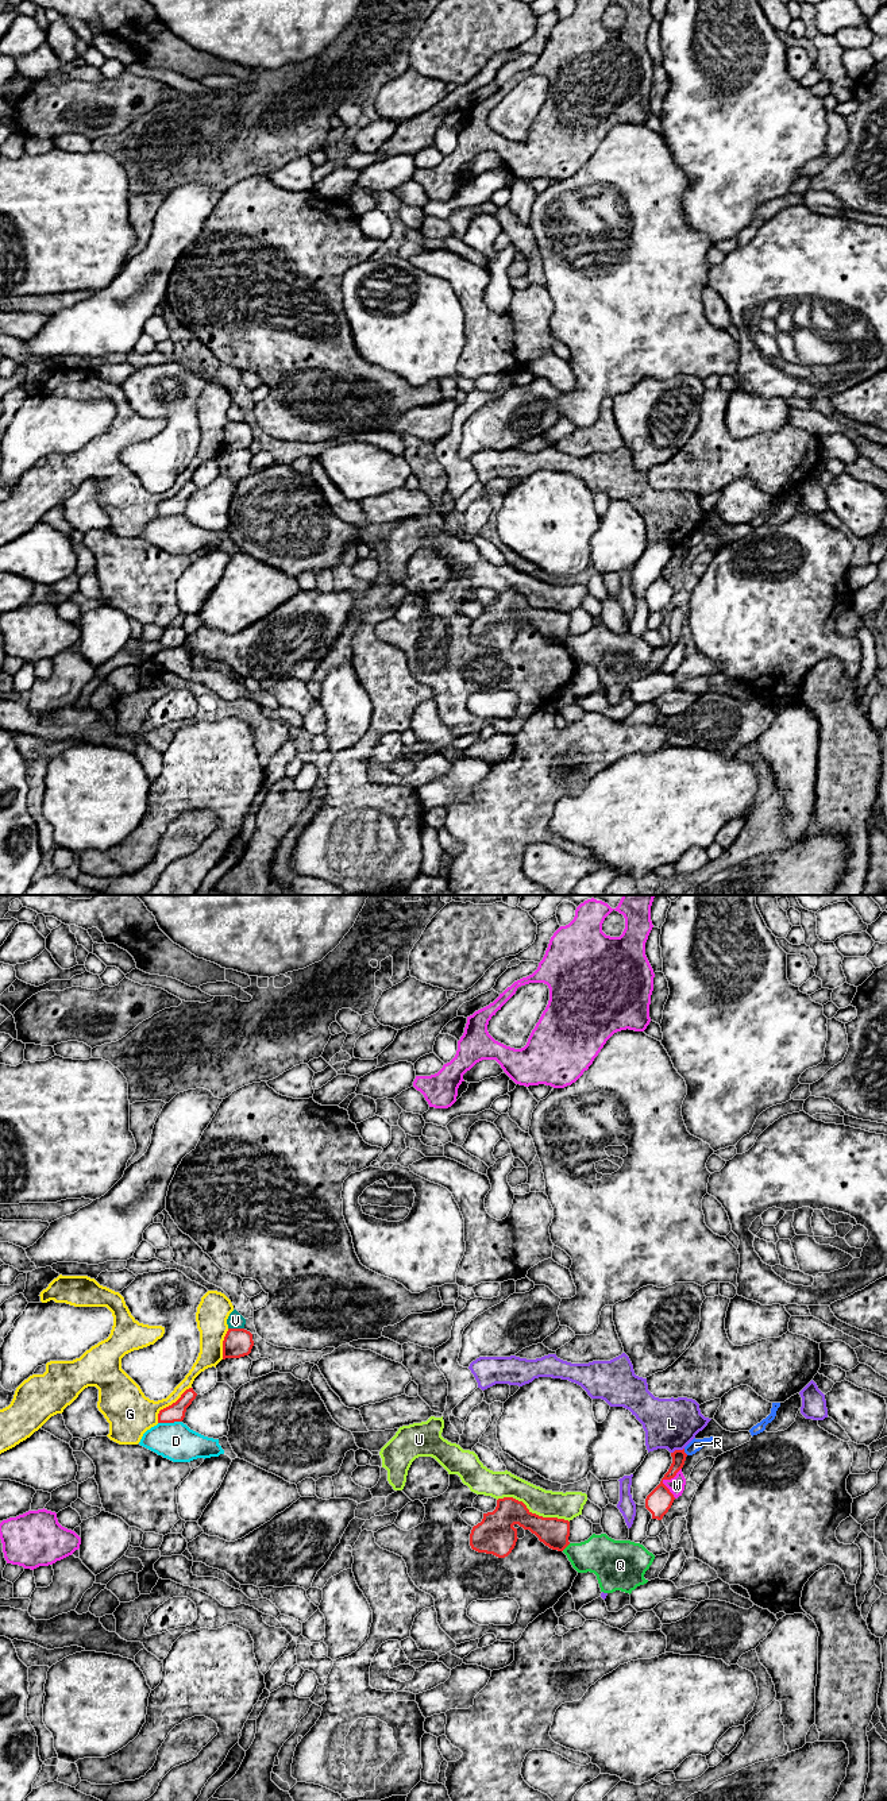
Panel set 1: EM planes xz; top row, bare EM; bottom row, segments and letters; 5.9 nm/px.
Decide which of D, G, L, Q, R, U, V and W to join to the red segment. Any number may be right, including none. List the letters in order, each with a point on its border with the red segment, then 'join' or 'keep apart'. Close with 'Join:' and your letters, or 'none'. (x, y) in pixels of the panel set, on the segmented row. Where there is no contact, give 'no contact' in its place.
D: contact xz (169, 1422); keep apart
G: contact xz (169, 1406); keep apart
L: contact xz (677, 1450); keep apart
Q: contact xz (566, 1546); keep apart
R: contact xz (683, 1452); keep apart
U: contact xz (533, 1514); keep apart
V: contact xz (236, 1329); keep apart
W: contact xz (664, 1479); keep apart
Join: none

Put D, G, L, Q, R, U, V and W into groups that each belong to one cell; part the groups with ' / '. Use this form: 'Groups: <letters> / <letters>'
Groups: D / G / L / Q / R / U / V / W

